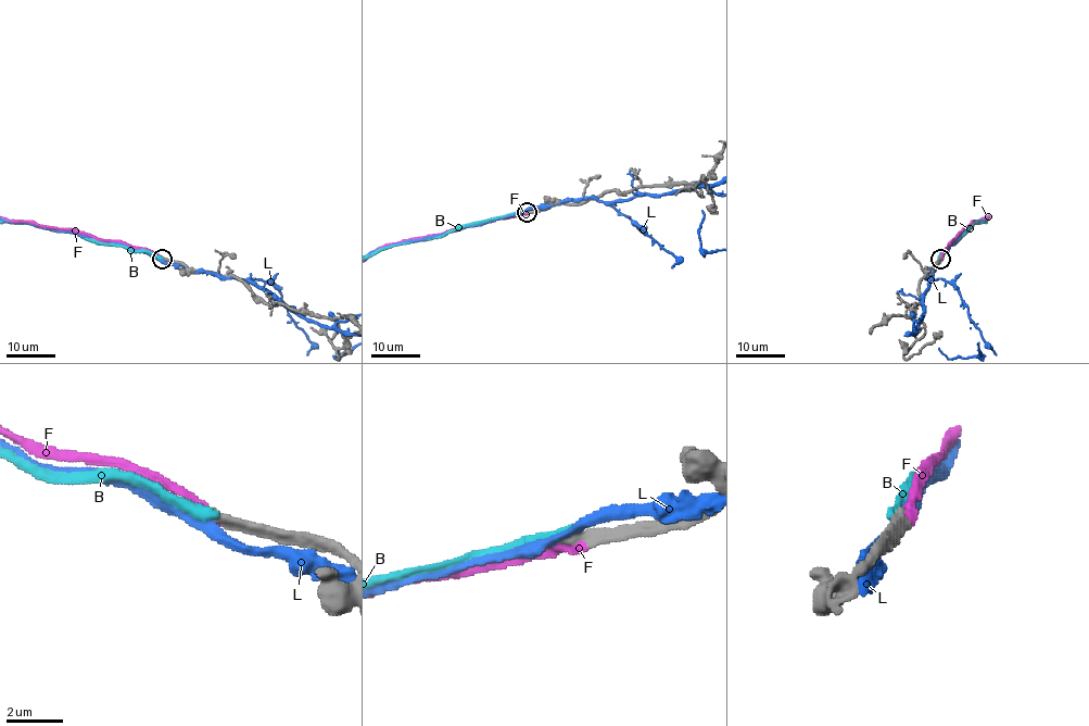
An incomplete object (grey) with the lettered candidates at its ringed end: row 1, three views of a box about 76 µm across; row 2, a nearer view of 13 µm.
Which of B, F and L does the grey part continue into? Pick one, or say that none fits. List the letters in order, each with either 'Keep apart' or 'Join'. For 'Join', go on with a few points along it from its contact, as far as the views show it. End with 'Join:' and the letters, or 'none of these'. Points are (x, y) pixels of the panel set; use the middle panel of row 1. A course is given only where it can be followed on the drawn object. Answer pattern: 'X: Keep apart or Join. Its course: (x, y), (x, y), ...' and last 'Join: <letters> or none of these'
B: Keep apart
F: Join
L: Keep apart
Join: F

